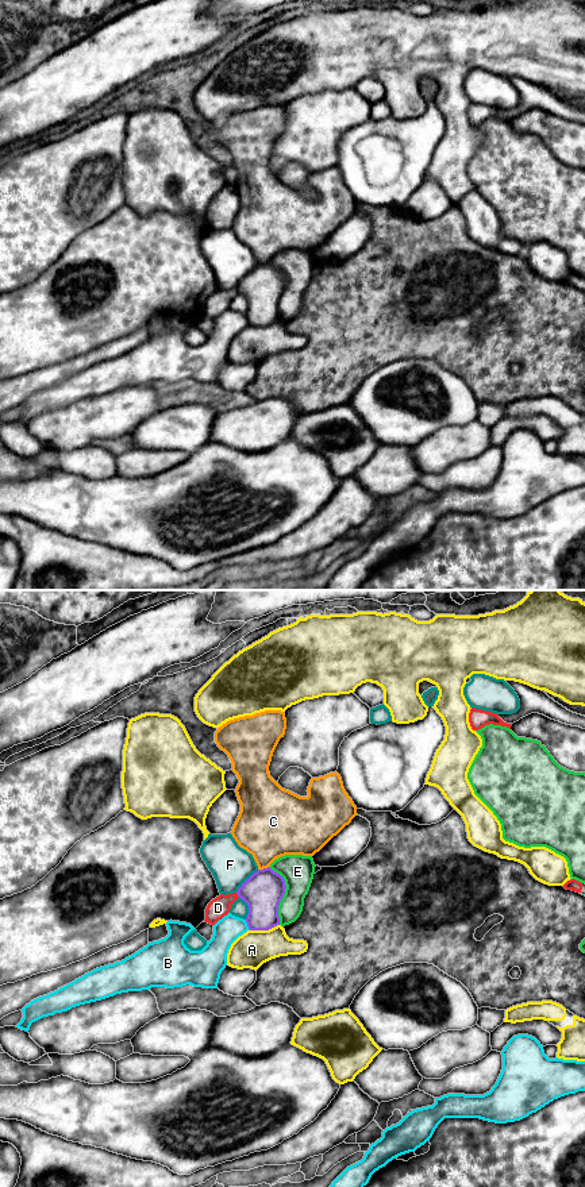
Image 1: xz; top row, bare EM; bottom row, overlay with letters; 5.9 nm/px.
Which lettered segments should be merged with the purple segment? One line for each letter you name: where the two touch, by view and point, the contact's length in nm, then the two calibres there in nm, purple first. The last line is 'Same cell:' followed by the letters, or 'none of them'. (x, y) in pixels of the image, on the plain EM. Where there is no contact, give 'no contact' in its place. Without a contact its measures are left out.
C: xz (264, 264) | 80 nm | 240/380 nm
Same cell: C

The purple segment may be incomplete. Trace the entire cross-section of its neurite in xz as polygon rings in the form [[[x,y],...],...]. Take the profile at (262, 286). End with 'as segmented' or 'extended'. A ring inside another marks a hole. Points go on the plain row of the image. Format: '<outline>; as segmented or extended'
[[[265,105],[230,115],[215,127],[215,138],[228,150],[232,166],[239,174],[235,188],[240,207],[231,230],[240,243],[253,250],[258,261],[258,266],[236,286],[249,301],[246,317],[250,325],[269,325],[280,320],[278,300],[286,281],[284,273],[274,267],[270,259],[285,250],[313,251],[357,211],[357,201],[336,166],[312,173],[307,192],[282,184],[270,172],[272,151],[285,124],[284,107]]]; extended

